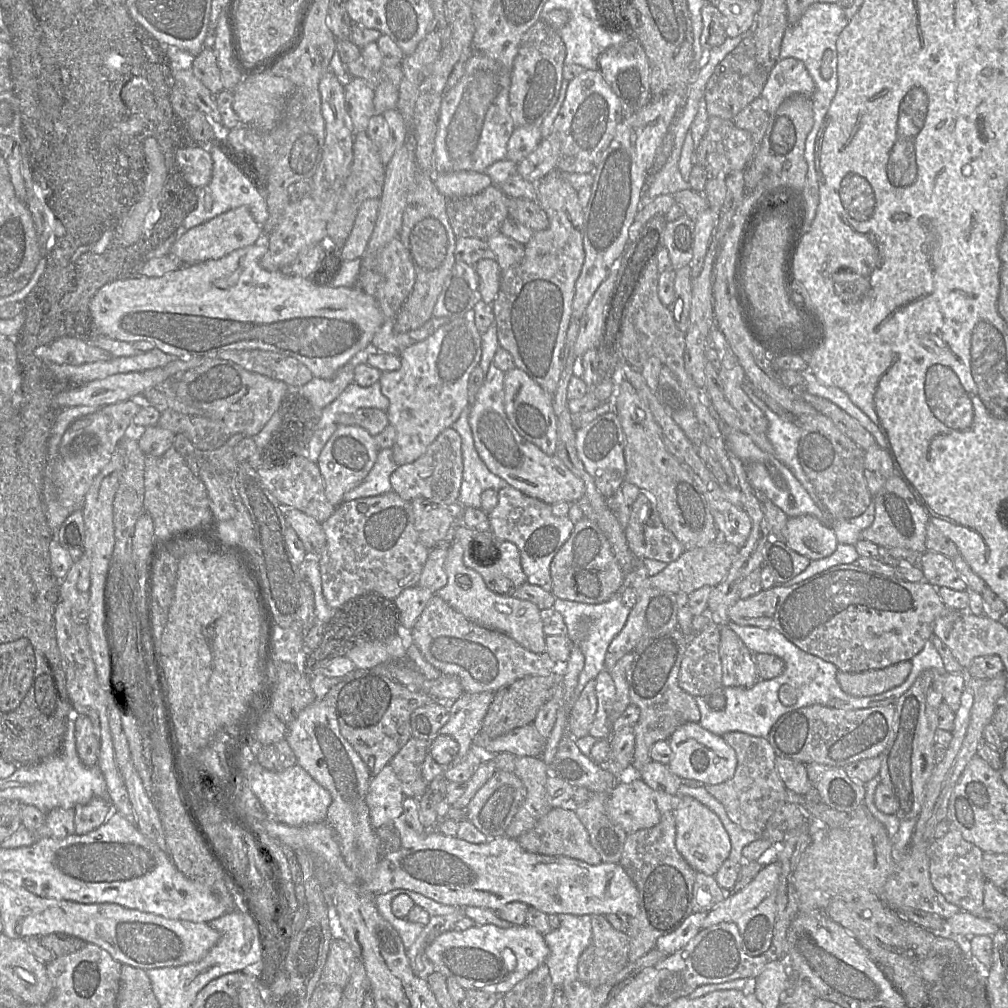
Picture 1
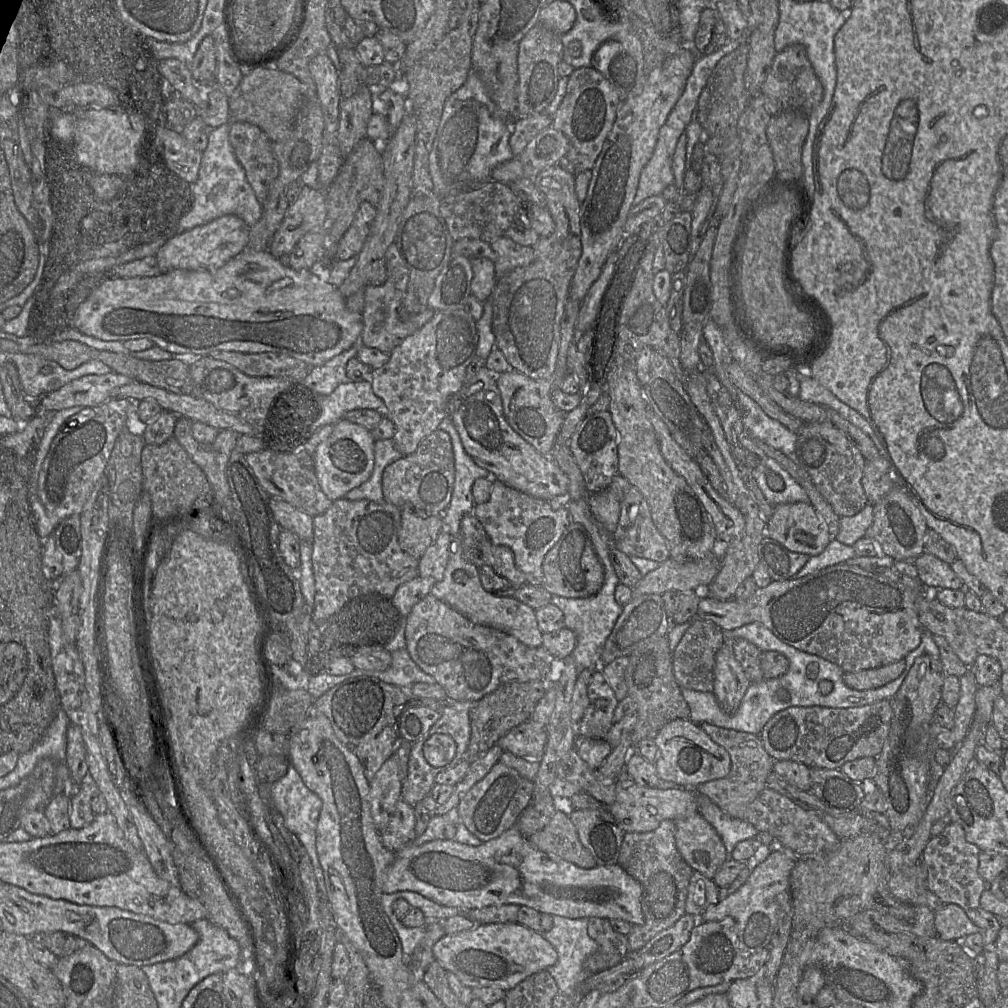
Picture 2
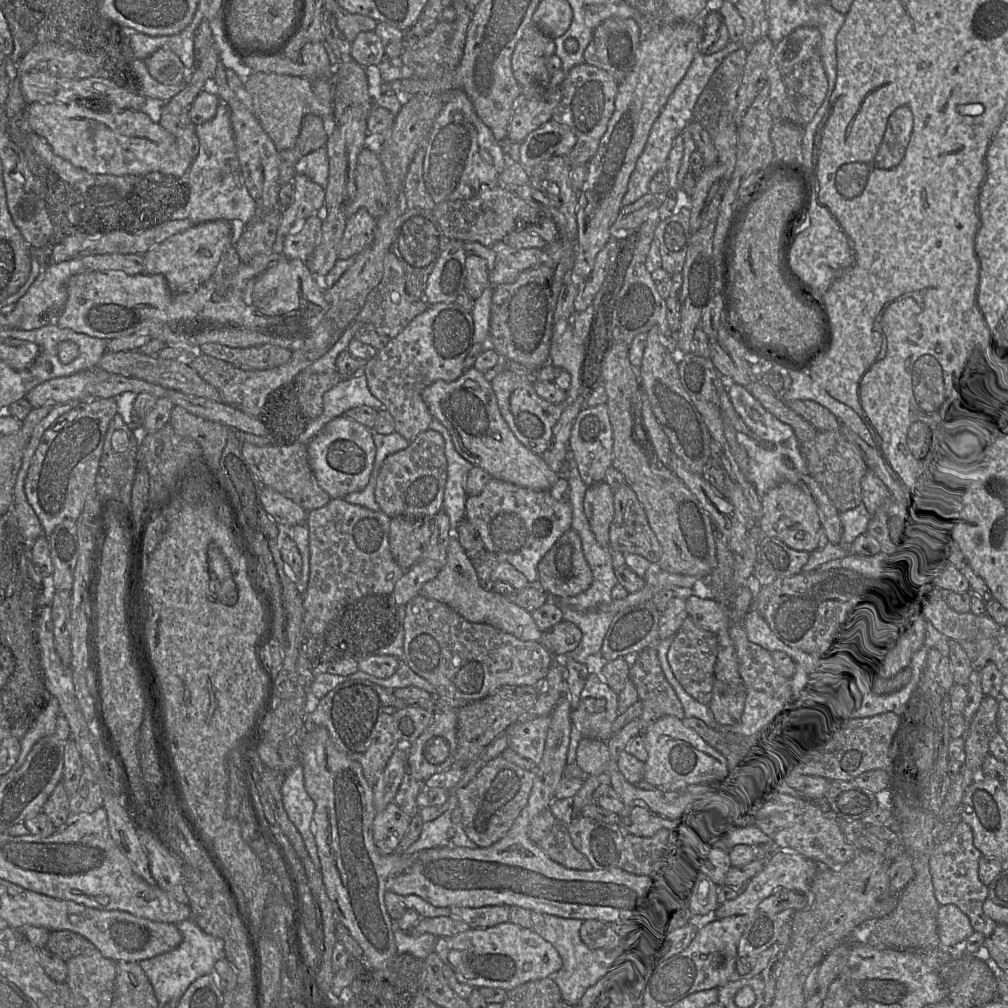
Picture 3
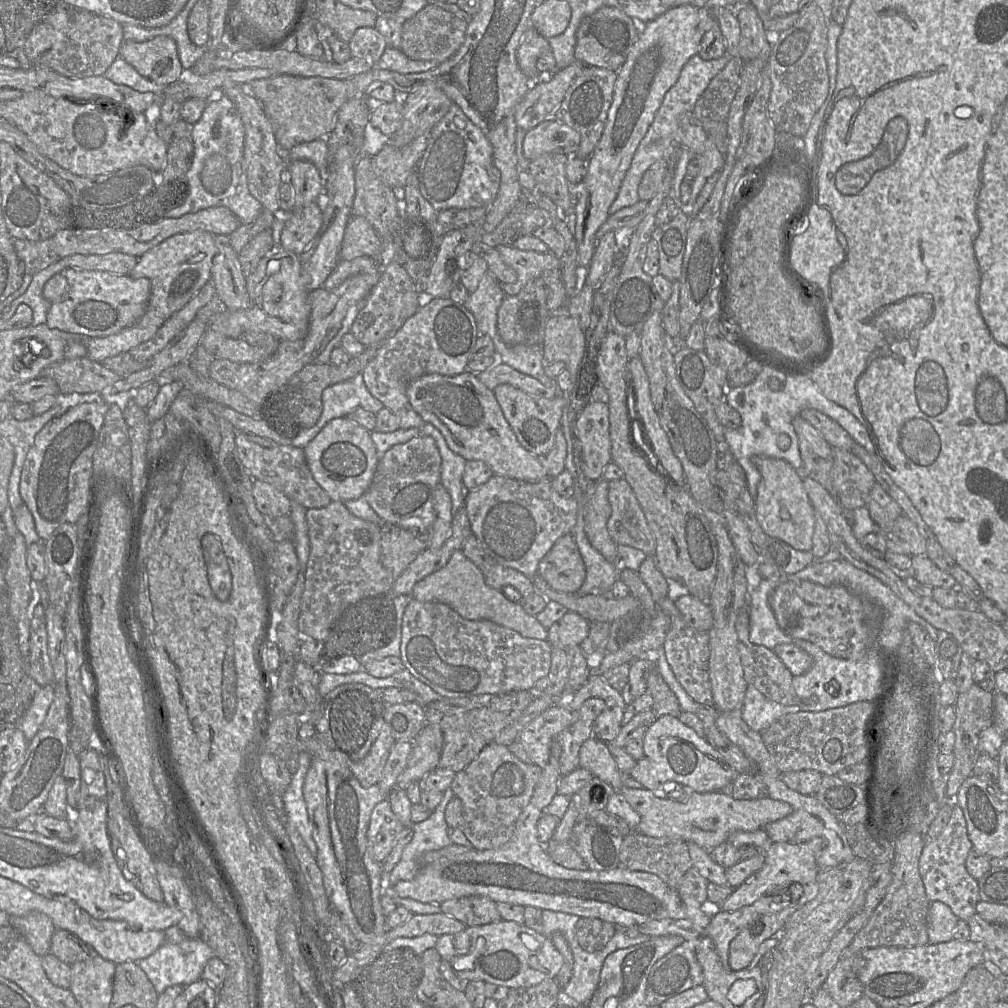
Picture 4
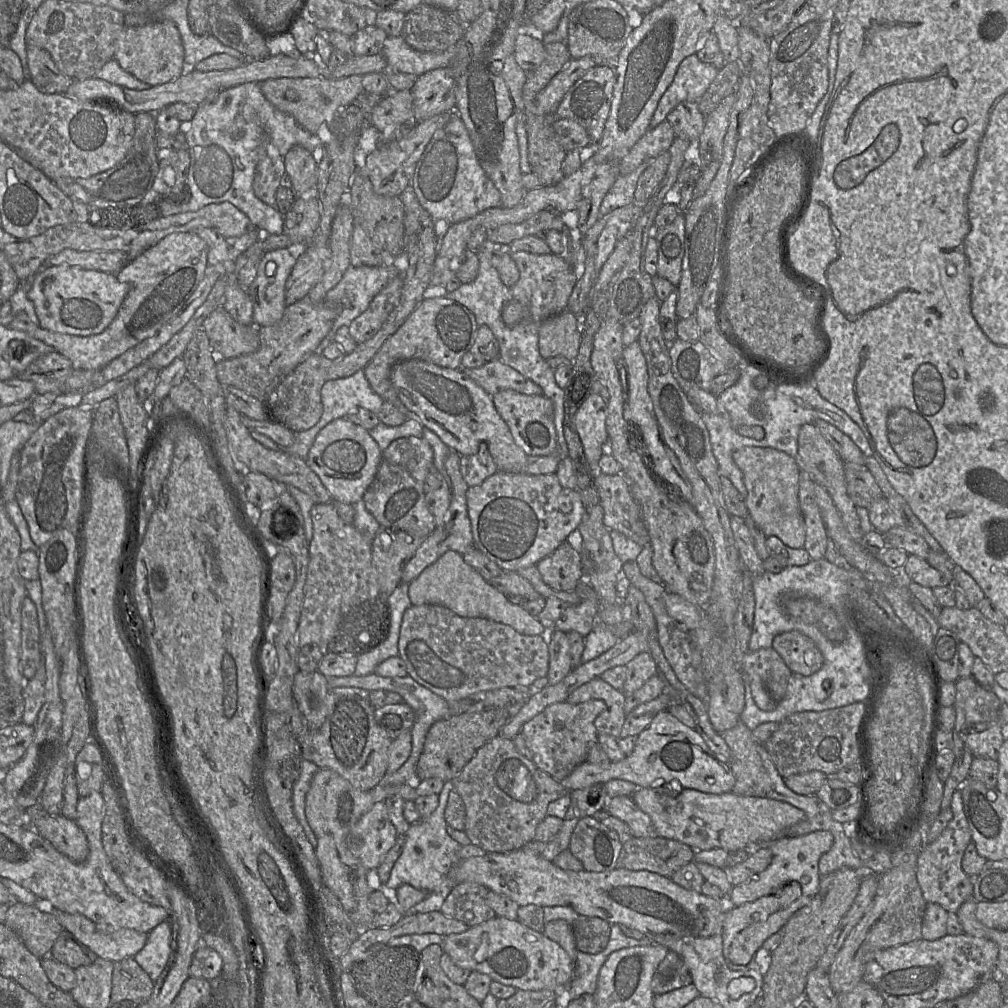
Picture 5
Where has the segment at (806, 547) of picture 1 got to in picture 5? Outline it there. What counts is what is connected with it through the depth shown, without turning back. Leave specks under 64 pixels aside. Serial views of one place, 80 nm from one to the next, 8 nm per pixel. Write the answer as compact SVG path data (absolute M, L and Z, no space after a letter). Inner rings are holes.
M756 446L736 449L732 458L742 472L748 514L764 534L778 537L791 548L804 548L806 530L798 500L800 469L796 459L774 448Z

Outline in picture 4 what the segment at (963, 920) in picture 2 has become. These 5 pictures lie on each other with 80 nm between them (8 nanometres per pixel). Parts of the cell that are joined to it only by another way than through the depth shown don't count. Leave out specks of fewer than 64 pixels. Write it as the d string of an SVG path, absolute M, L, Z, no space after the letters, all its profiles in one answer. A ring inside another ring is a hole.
M943 902L930 903L927 915L929 944L948 942L954 939L954 932L959 918Z

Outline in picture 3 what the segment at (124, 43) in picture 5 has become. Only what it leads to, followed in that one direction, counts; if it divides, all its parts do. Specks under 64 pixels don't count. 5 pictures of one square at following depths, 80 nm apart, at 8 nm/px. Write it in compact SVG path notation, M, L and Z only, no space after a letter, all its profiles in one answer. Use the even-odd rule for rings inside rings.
M161 48L144 60L149 74L163 85L183 83L185 67L170 49Z

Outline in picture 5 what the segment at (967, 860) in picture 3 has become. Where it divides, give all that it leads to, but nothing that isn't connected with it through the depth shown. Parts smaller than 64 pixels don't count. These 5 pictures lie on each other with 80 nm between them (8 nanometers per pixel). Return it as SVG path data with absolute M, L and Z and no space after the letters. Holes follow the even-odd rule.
M960 789L954 792L950 808L953 818L938 839L928 844L918 856L916 876L927 903L939 904L948 912L956 913L966 900L973 898L973 879L962 869L962 858L967 846L972 841L972 837L963 810Z

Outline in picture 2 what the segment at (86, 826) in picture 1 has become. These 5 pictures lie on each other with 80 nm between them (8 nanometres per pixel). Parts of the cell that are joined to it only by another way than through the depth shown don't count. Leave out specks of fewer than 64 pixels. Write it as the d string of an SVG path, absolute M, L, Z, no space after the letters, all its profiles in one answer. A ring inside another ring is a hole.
M87 772L76 792L71 796L71 828L83 828L106 811L105 799L96 782Z

